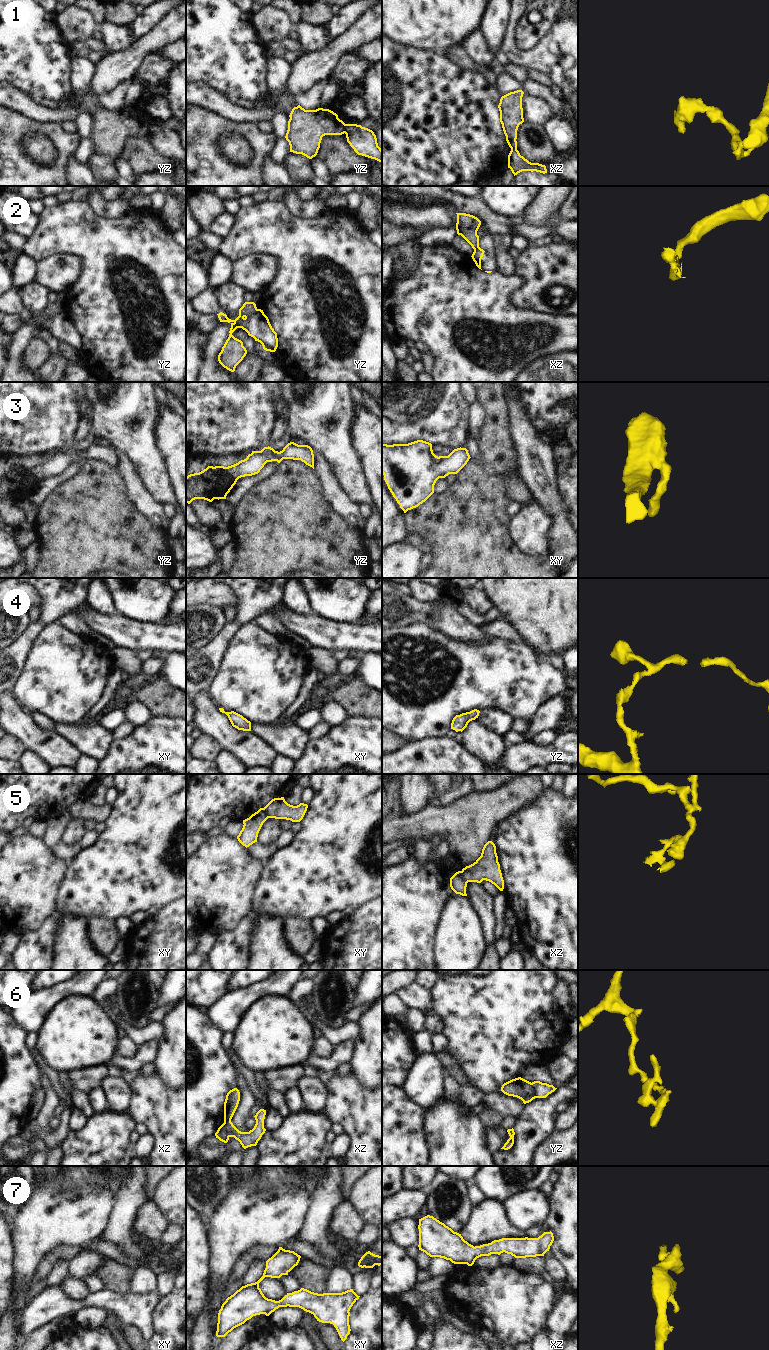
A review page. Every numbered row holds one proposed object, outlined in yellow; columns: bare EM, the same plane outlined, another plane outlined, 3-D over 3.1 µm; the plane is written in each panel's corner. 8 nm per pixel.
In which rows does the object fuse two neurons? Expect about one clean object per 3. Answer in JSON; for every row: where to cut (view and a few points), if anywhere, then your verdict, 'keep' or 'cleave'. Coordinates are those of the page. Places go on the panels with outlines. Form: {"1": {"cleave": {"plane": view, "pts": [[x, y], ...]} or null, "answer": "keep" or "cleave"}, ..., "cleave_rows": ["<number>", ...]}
{"1": {"cleave": {"plane": "yz", "pts": [[346, 124], [344, 132]]}, "answer": "cleave"}, "2": {"cleave": {"plane": "yz", "pts": [[256, 308], [245, 318]]}, "answer": "cleave"}, "3": {"cleave": null, "answer": "keep"}, "4": {"cleave": null, "answer": "keep"}, "5": {"cleave": {"plane": "xz", "pts": [[461, 871], [461, 877], [466, 883]]}, "answer": "cleave"}, "6": {"cleave": {"plane": "yz", "pts": [[531, 1083], [536, 1097]]}, "answer": "cleave"}, "7": {"cleave": null, "answer": "keep"}, "cleave_rows": ["1", "2", "5", "6"]}

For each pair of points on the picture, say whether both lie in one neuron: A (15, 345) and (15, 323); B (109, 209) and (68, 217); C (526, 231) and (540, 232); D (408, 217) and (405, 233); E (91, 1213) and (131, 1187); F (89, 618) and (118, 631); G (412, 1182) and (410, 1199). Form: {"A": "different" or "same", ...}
{"A": "different", "B": "different", "C": "same", "D": "different", "E": "different", "F": "same", "G": "different"}

